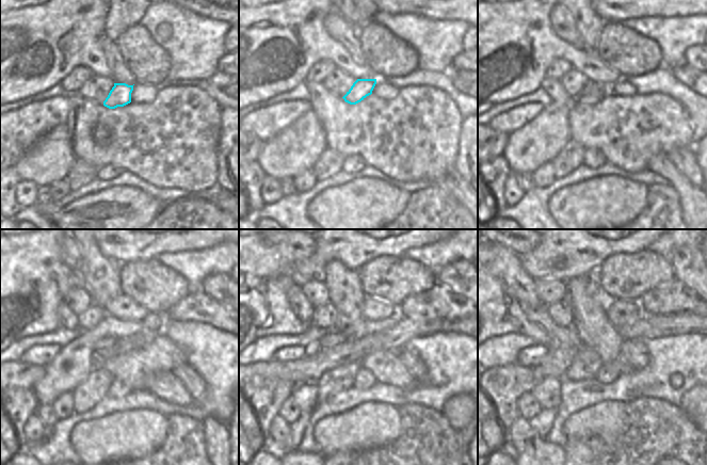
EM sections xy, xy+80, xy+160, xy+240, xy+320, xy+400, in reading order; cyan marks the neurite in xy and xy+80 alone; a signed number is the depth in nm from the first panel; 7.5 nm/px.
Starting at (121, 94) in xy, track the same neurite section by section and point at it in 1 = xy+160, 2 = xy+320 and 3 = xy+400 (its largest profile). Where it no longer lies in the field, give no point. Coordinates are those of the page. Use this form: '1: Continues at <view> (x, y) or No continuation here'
1: Continues at xy+160 (593, 94)
2: Continues at xy+320 (331, 338)
3: Continues at xy+400 (560, 336).

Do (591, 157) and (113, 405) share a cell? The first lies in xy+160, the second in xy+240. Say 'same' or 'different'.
different

